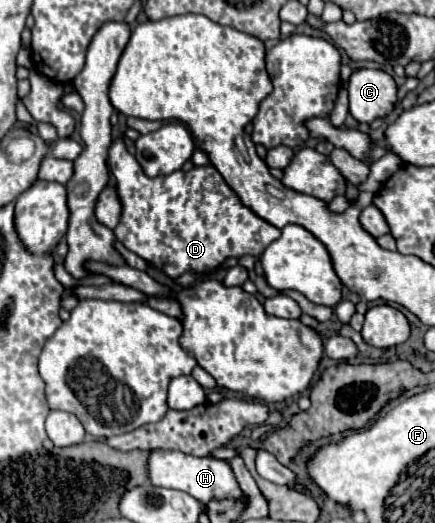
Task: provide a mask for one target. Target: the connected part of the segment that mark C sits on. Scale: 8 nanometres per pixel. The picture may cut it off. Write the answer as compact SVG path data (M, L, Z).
M359 70L349 78L349 112L357 122L373 122L393 112L397 84L383 70Z

